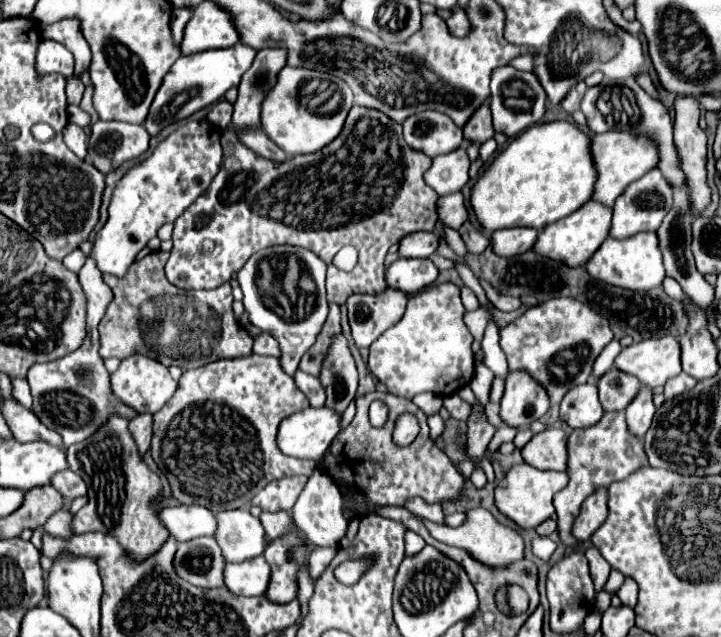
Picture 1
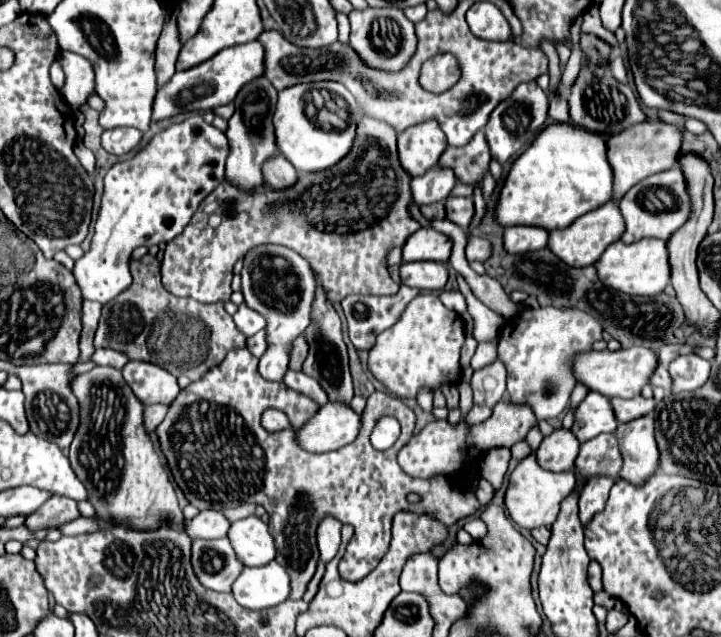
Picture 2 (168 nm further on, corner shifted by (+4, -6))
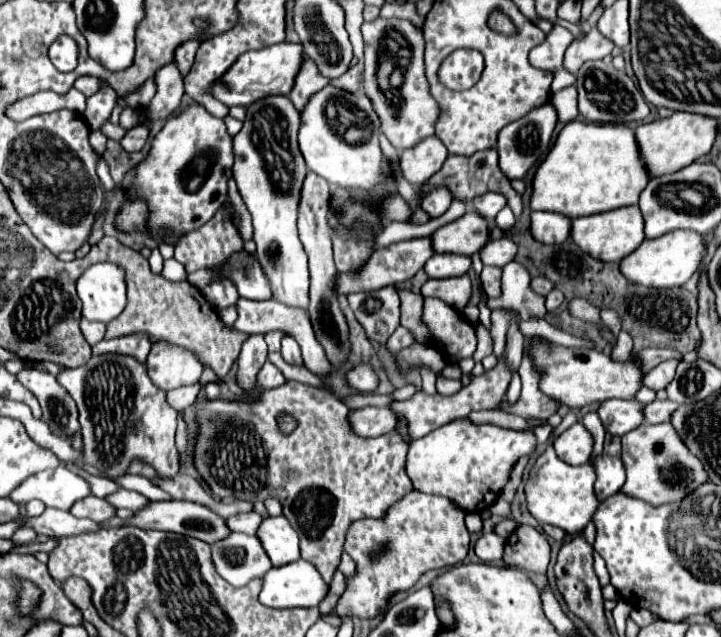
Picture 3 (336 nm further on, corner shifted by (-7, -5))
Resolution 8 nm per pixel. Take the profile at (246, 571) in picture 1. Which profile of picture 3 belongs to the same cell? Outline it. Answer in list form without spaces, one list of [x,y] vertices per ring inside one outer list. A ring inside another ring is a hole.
[[[307,560],[271,568],[263,576],[259,600],[269,608],[313,608],[327,596],[329,584]]]

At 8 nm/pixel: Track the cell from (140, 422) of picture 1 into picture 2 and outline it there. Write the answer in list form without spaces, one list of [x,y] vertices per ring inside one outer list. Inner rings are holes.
[[[148,405],[144,409],[144,427],[148,433],[152,433],[162,423],[166,411],[168,411],[166,405]]]

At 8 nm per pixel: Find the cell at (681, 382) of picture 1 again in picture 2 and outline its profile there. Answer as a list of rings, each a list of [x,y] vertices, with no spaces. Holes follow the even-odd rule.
[[[658,365],[658,369],[654,371],[650,383],[658,385],[662,389],[672,389],[672,377],[670,377],[670,373],[668,373],[668,369],[664,365]]]

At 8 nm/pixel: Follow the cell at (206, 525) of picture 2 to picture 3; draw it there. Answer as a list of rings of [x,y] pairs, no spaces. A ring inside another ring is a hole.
[[[247,512],[247,514],[237,514],[227,518],[227,526],[233,532],[245,532],[245,534],[257,534],[257,528],[261,522],[263,522],[263,516],[257,512]]]

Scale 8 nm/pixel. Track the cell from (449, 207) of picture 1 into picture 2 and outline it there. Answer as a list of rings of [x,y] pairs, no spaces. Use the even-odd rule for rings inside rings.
[[[448,197],[446,199],[446,219],[468,229],[474,217],[474,203],[470,197]]]

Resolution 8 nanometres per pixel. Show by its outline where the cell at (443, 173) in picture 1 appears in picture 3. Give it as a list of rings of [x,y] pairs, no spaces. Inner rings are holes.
[[[433,188],[429,196],[425,196],[425,200],[421,202],[421,208],[427,212],[429,218],[439,218],[441,214],[447,212],[449,206],[451,206],[451,194],[447,188]]]

